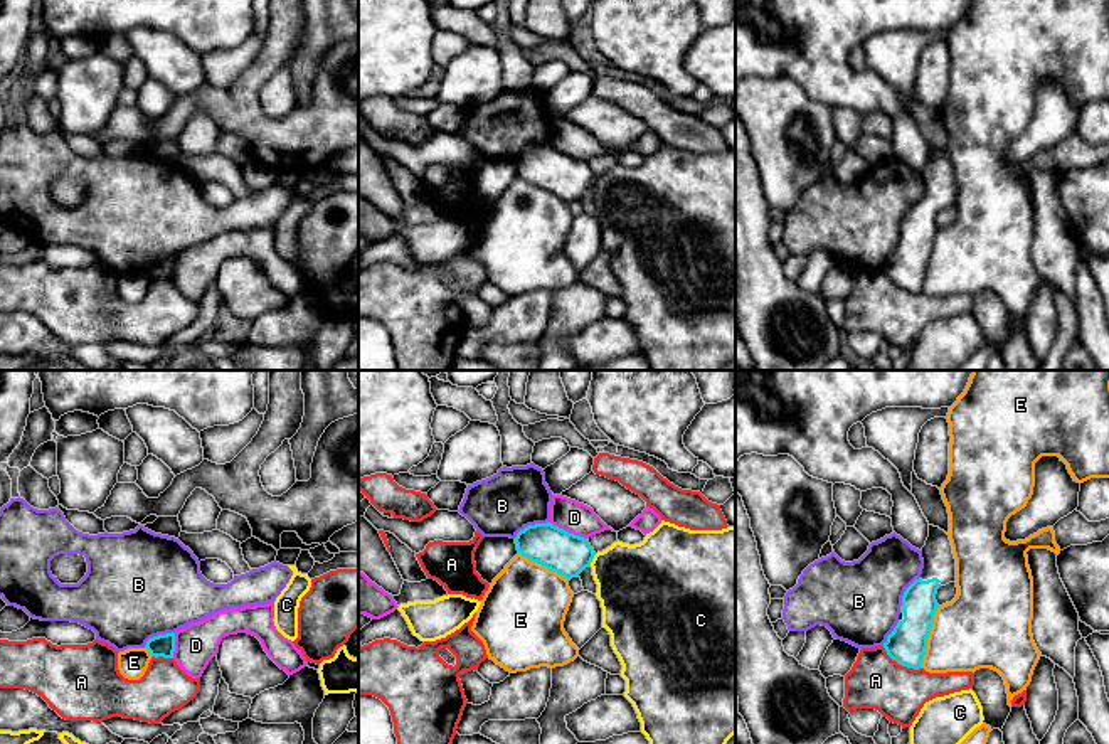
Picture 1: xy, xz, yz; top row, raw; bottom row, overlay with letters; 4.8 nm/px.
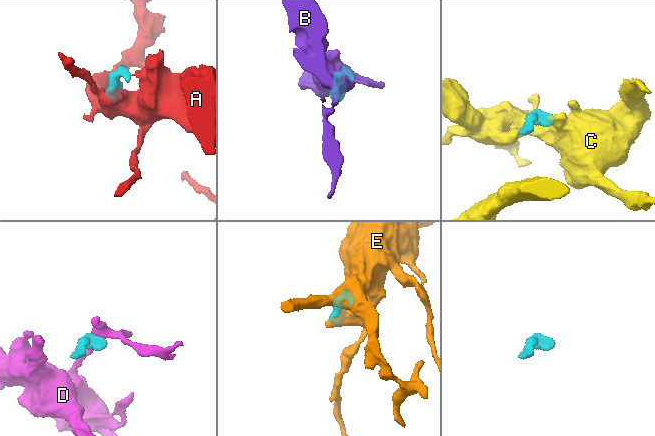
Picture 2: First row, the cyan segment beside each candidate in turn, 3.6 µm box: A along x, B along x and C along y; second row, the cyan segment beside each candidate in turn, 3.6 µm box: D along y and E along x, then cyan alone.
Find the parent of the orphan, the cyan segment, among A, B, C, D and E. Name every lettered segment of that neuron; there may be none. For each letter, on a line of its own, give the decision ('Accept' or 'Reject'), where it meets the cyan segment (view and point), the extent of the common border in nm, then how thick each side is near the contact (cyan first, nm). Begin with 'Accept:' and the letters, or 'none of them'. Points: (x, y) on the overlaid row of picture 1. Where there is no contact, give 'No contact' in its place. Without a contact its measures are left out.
Accept: none of them
A: Reject. Touches cyan at yz (901, 664). Shared border 220 nm. Thickness 180 nm (cyan) against 260 nm
B: Reject. Touches cyan at xz (530, 526). Shared border 190 nm. Thickness 200 nm (cyan) against 300 nm
C: Reject. Touches cyan at xz (593, 558). Shared border 70 nm. Thickness 200 nm (cyan) against 380 nm
D: Reject. Touches cyan at xz (567, 532). Shared border 200 nm. Thickness 200 nm (cyan) against 150 nm
E: Reject. Touches cyan at yz (928, 637). Shared border 300 nm. Thickness 180 nm (cyan) against 380 nm

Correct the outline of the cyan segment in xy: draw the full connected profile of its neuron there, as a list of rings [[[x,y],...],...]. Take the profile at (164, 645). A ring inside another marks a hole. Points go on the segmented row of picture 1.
[[[175,633],[158,635],[146,641],[145,648],[151,656],[173,658],[175,651]]]

